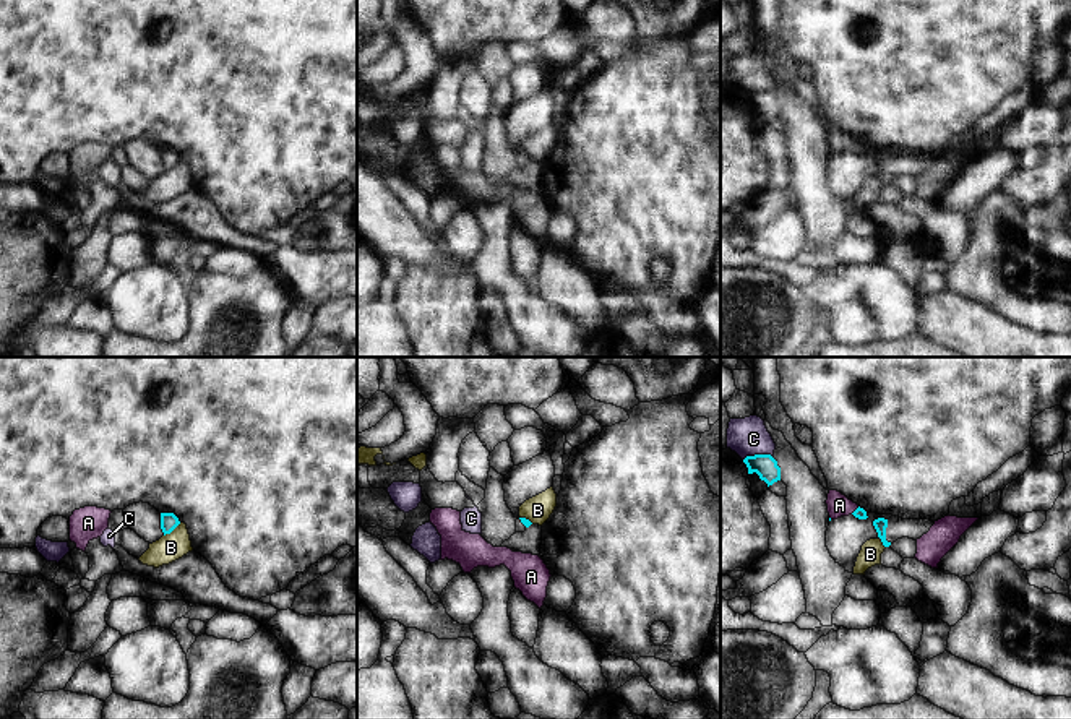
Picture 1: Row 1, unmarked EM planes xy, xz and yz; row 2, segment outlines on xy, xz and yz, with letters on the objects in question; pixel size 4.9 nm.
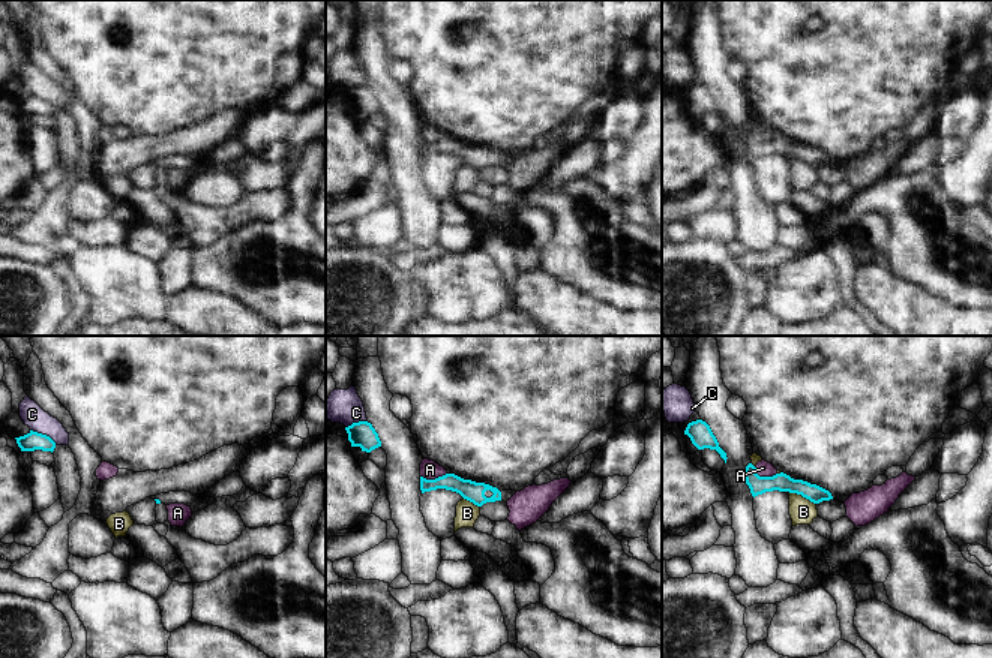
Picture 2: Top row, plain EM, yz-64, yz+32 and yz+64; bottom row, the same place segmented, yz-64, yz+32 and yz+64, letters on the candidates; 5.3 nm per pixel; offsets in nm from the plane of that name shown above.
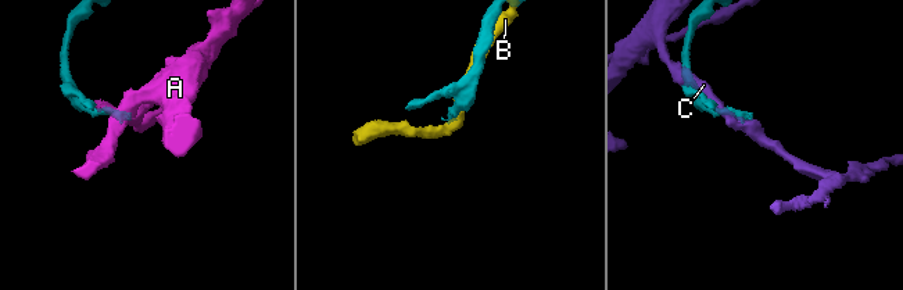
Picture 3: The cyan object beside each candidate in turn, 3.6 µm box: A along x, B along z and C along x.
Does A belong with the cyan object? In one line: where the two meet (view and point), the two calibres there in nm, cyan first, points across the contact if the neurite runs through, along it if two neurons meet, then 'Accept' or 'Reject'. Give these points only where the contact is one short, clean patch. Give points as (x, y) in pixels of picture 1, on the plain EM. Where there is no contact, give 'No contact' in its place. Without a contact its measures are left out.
Touches cyan at yz (855, 146). Thickness 60 nm (cyan) against 110 nm. Boundary: yz (859, 143), (851, 150). Reject

